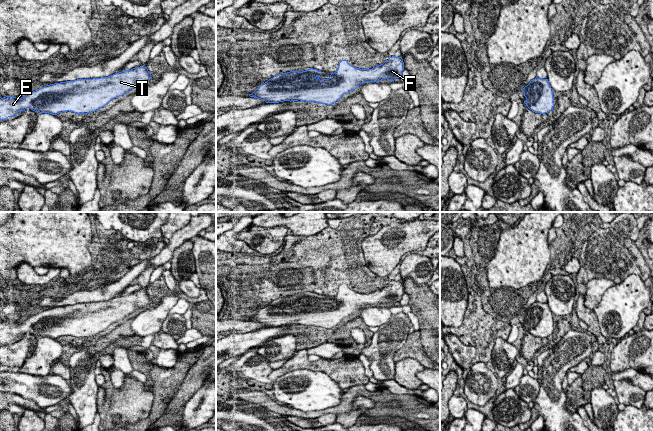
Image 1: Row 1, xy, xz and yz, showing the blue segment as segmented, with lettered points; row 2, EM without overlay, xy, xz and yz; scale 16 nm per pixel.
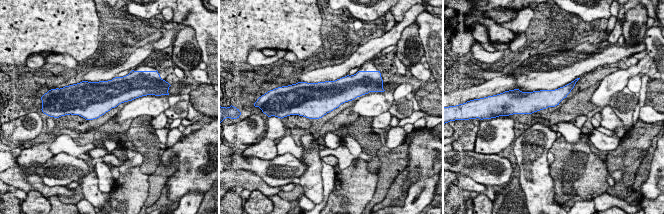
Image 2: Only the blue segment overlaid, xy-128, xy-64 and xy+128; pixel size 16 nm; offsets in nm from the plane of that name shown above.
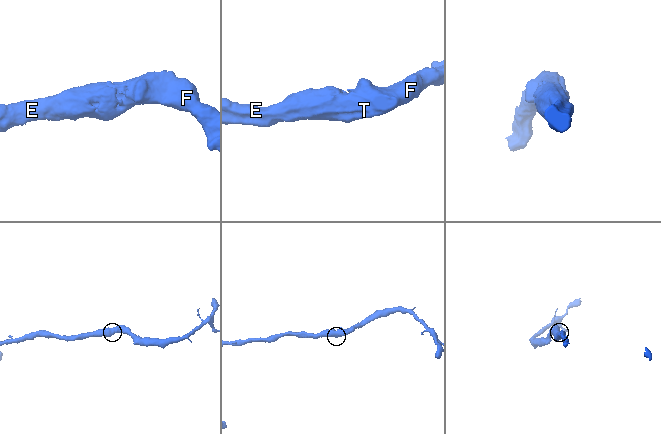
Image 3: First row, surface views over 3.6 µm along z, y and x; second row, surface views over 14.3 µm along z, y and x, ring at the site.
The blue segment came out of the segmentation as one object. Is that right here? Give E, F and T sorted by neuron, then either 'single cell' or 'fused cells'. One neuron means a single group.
E F T; single cell

